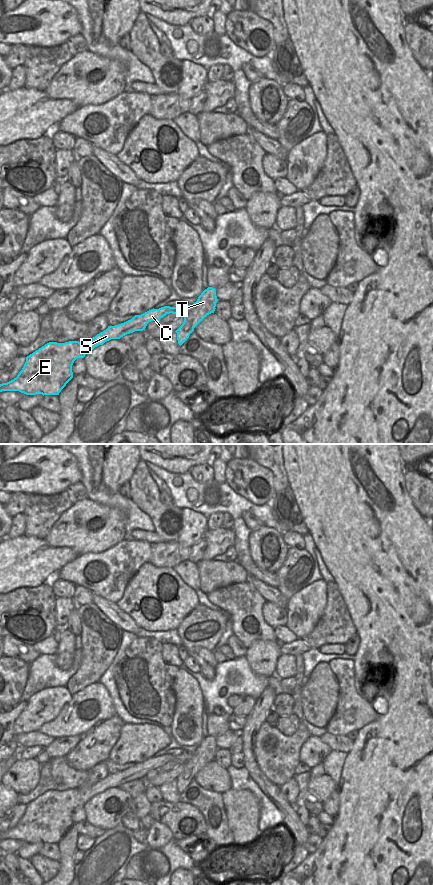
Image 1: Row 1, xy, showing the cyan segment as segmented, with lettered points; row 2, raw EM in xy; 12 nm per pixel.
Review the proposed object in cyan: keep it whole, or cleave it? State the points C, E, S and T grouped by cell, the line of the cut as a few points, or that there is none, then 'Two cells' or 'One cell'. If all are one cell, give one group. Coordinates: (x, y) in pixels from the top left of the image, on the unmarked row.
Groups: C E S / T. Split along xy (203, 739), (211, 747), (210, 752), (214, 755). Two cells

